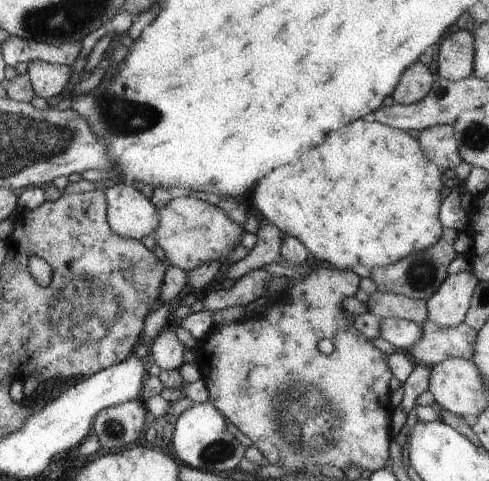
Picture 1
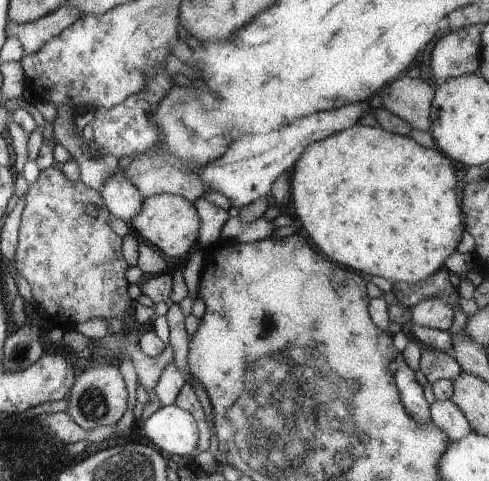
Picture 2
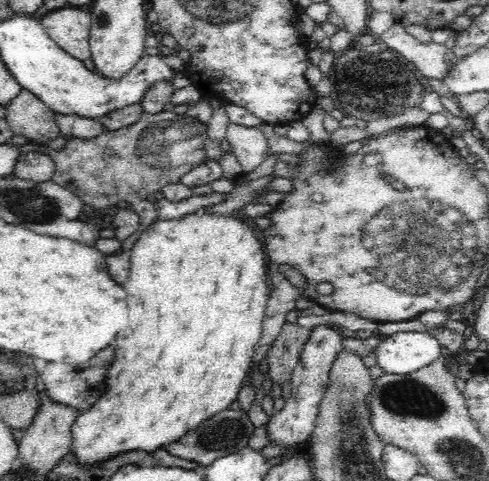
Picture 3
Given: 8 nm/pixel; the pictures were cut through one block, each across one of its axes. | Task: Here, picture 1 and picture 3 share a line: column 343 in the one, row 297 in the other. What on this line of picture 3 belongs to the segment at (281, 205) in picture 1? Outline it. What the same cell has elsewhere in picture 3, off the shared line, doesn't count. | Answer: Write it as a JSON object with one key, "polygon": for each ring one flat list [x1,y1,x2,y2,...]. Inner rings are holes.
{"polygon":[[206,210,198,212,198,214,186,214,178,220,156,220,154,224,150,224,134,242,134,248,130,250,130,278,122,284,126,290,126,298,128,298,128,326,124,330,118,332,118,346,116,346,116,360,108,372,108,380,110,380,110,390,106,390,102,394,102,398,98,398,98,402,94,402,88,410,84,410,76,422,74,422,74,442,70,446,70,450,80,458,82,464,98,464,104,458,114,456,116,452,124,452,124,450,156,450,160,448,164,442,174,442,176,438,180,438,182,434,186,434,186,430,194,428,196,424,200,424,202,420,212,418,214,414,220,414,222,410,228,410,228,406,238,400,238,394,242,390,242,386,248,380,248,370,256,352,256,346,262,338,262,322,264,322,264,314,268,308,268,300,270,300,270,274,268,274,268,254,264,250,264,240,260,236,260,230,242,214,242,210,236,210,232,214,210,214]]}

